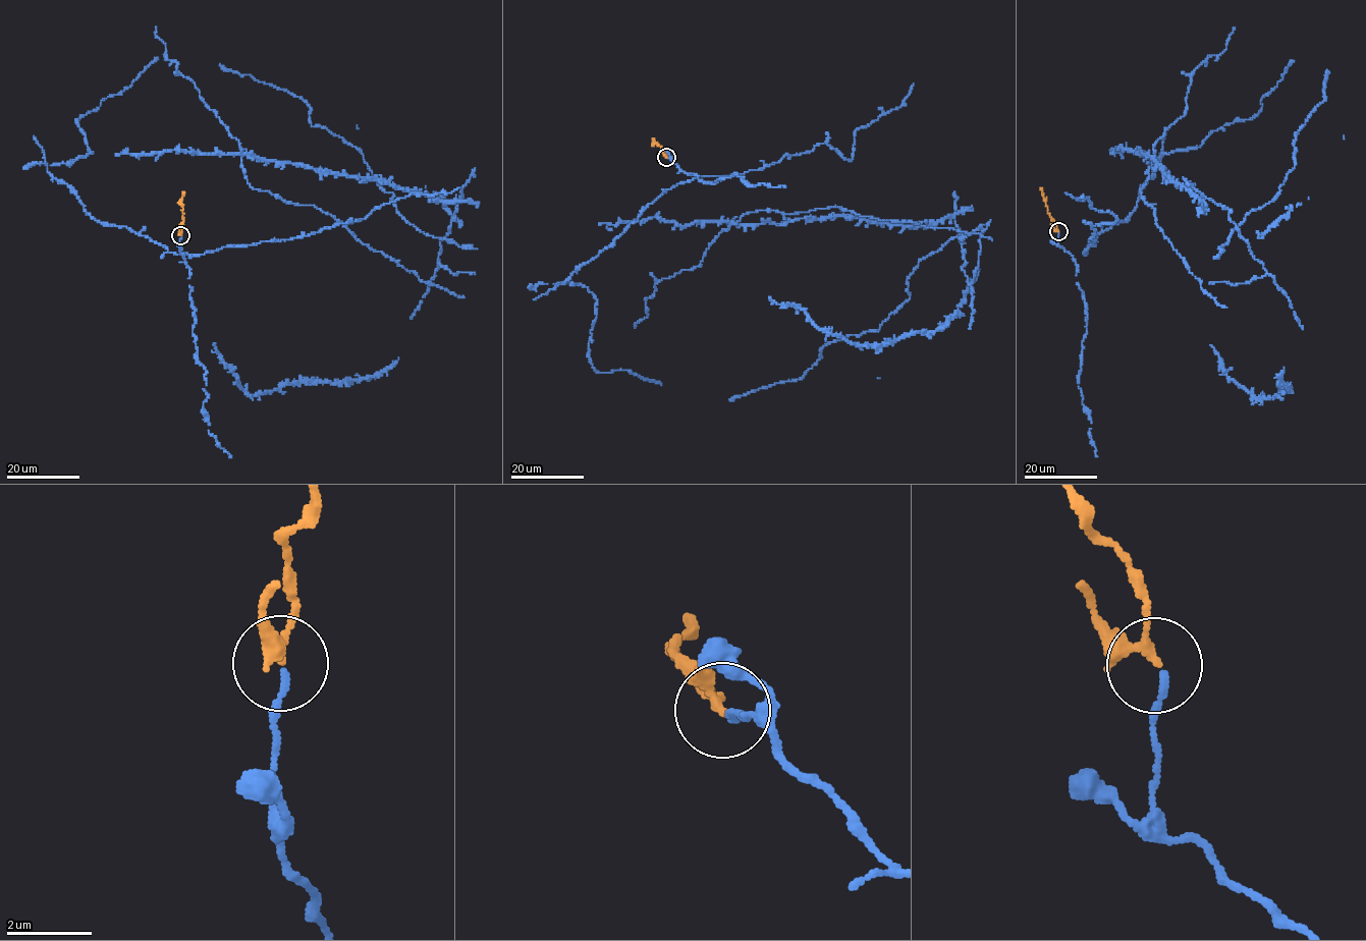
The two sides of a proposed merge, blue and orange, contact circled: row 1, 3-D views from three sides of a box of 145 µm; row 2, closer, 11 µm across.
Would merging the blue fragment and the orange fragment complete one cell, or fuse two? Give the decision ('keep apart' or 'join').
join

